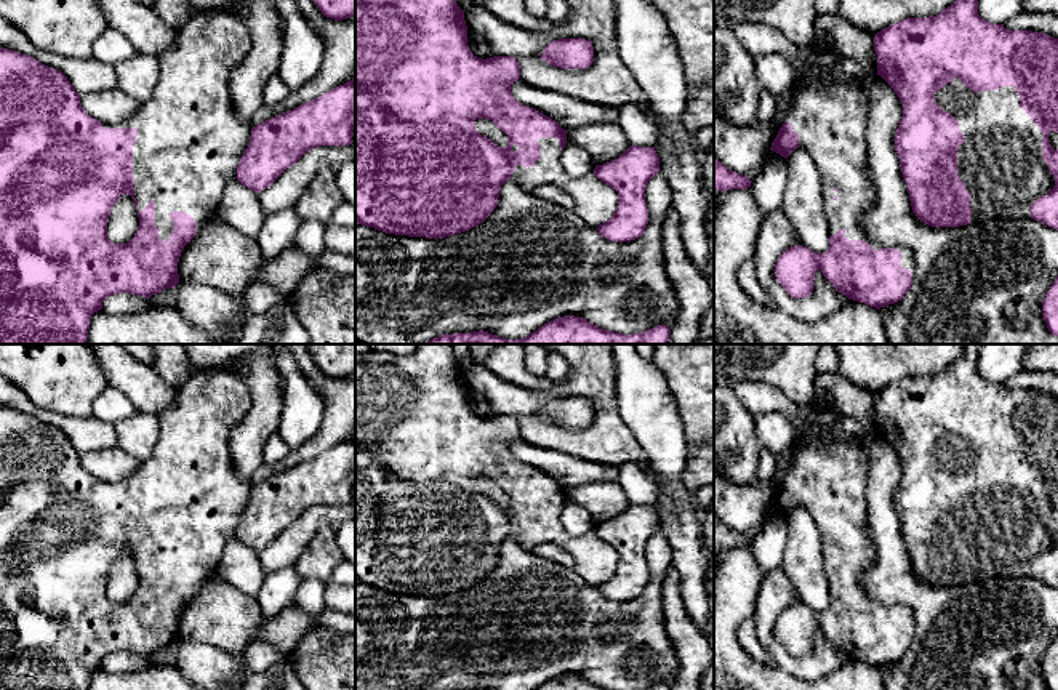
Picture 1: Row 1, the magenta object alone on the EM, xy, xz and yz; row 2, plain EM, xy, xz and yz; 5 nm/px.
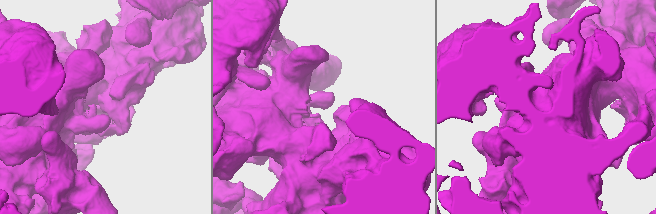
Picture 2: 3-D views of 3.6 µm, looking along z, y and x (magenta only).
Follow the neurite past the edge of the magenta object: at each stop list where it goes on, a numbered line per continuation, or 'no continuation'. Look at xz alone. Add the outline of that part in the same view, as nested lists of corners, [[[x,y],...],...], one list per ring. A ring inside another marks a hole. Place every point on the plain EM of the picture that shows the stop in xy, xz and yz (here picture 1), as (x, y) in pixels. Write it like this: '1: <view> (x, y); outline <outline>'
1: xz (594, 561); outline [[[538,496],[541,517],[533,525],[517,524],[511,536],[527,549],[552,543],[571,554],[575,572],[589,584],[607,581],[618,567],[618,551],[599,538],[594,530],[571,536],[560,522],[557,496]]]

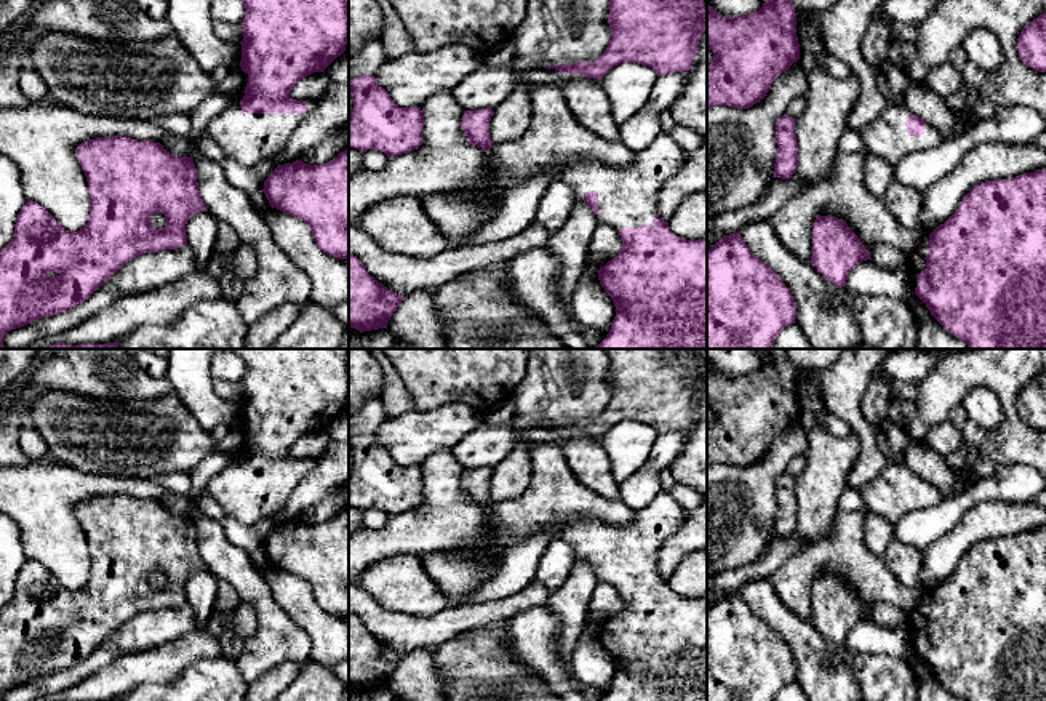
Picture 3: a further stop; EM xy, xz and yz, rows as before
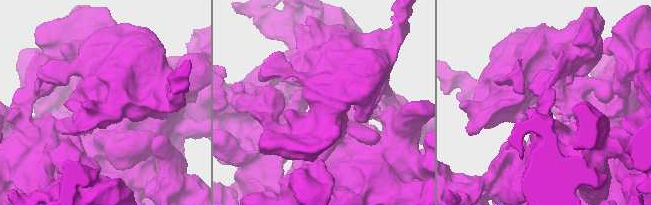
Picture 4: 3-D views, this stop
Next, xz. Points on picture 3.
1: xz (368, 418); outline [[[369,397],[352,416],[349,416],[349,437],[376,434],[387,418],[381,397]]]
2: xz (627, 556); outline [[[662,490],[633,514],[627,528],[611,527],[600,519],[573,519],[560,538],[574,547],[577,560],[584,560],[589,549],[597,549],[603,579],[622,589],[654,579],[659,549],[685,517],[686,511]]]

